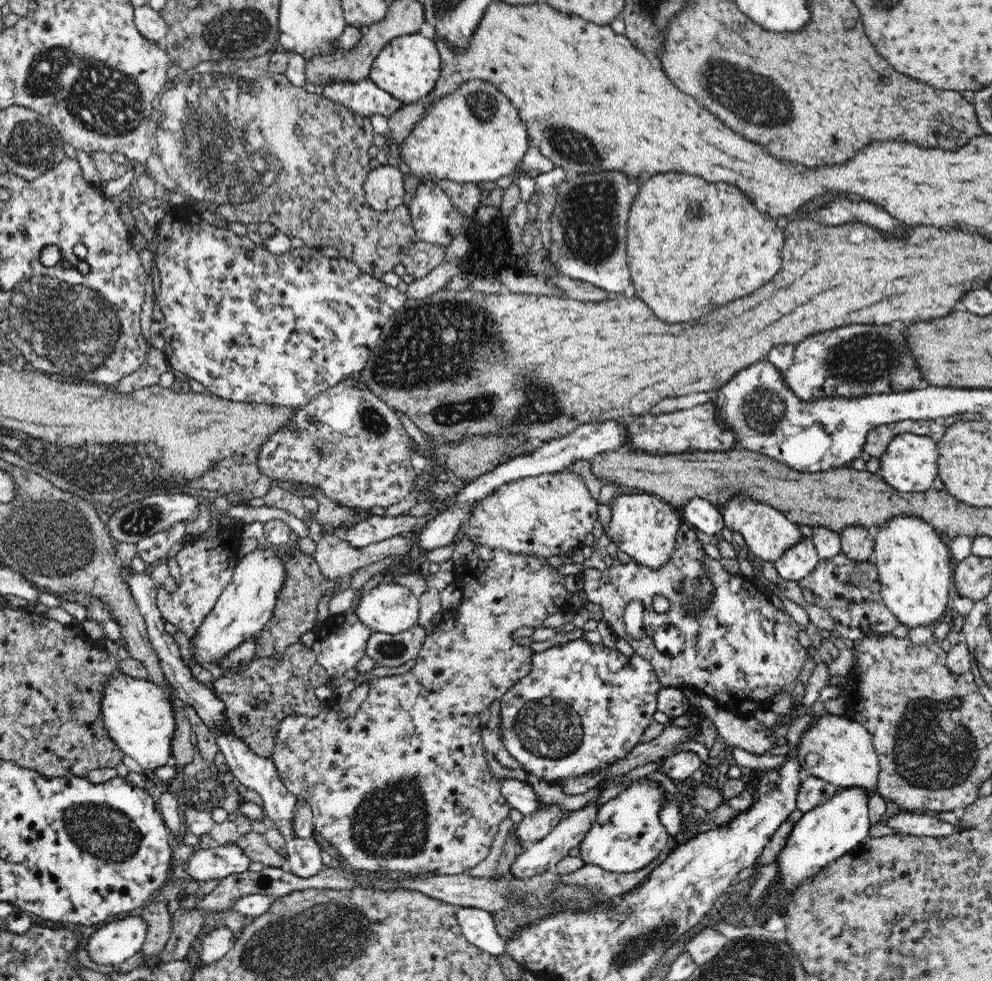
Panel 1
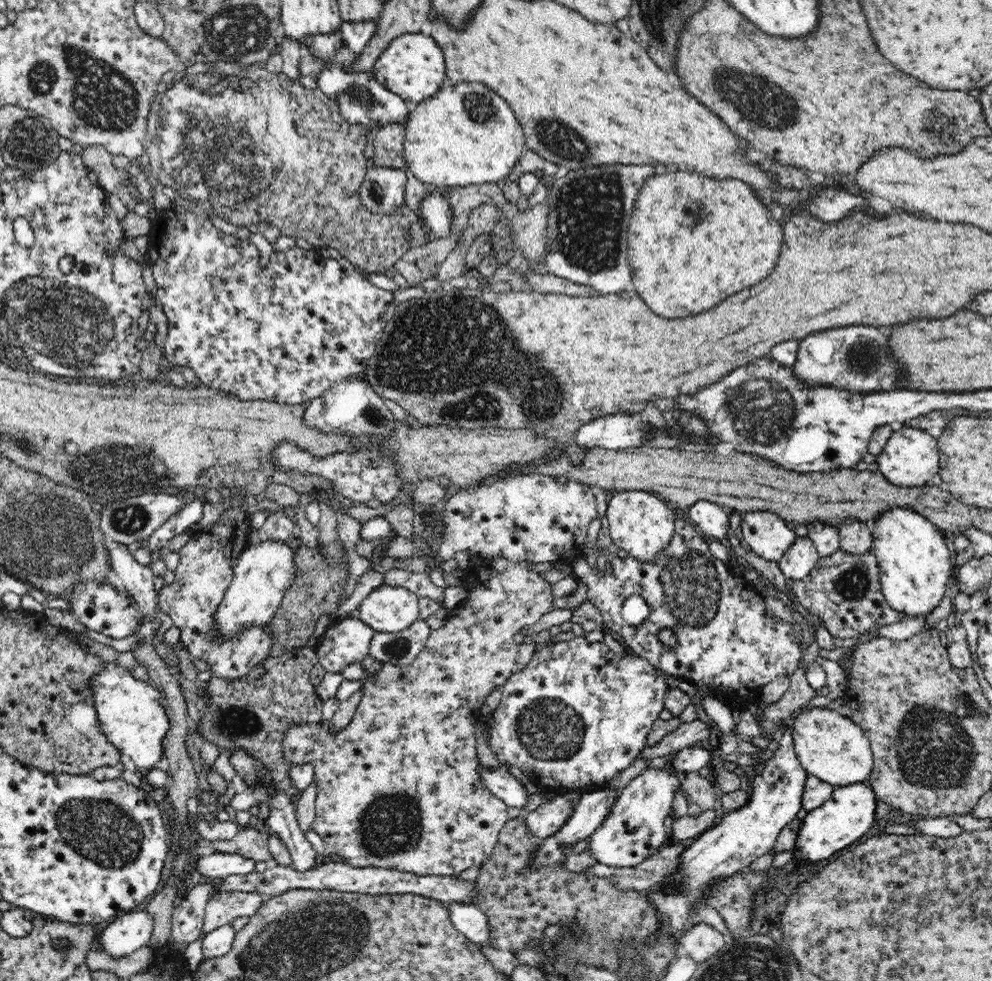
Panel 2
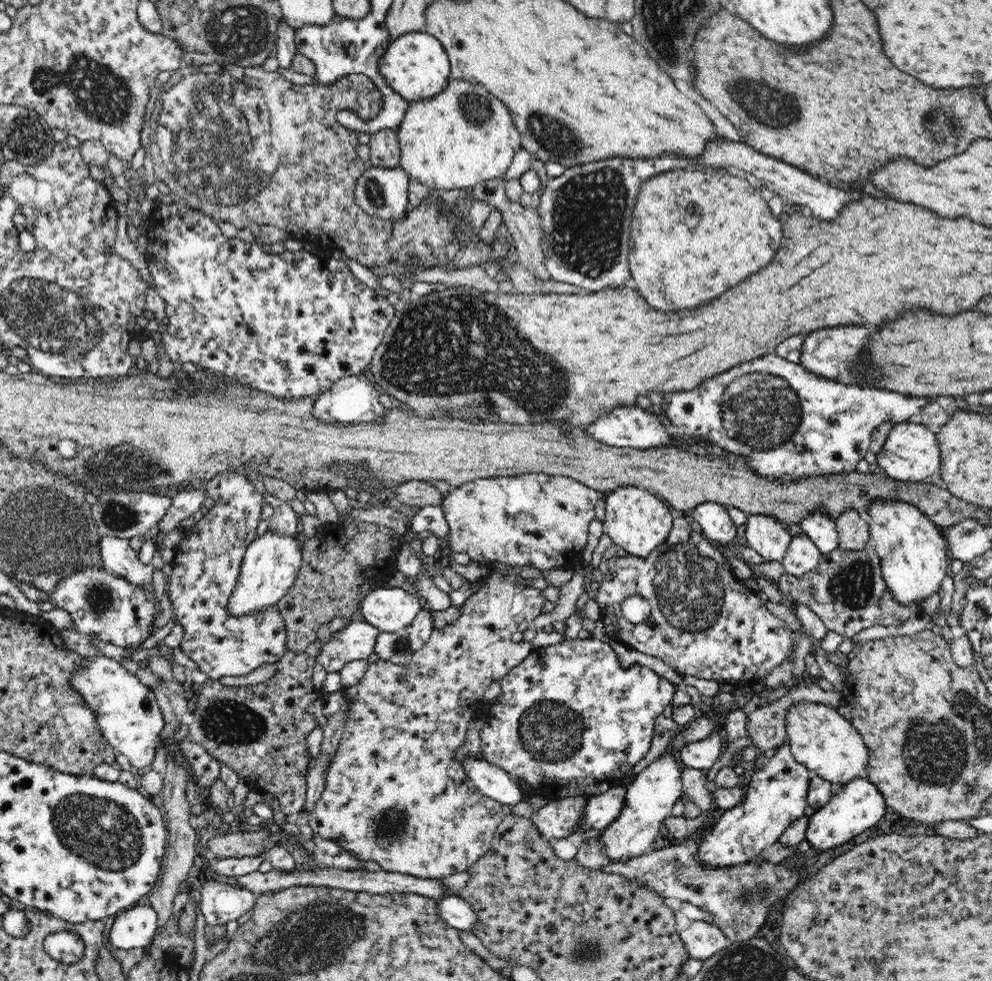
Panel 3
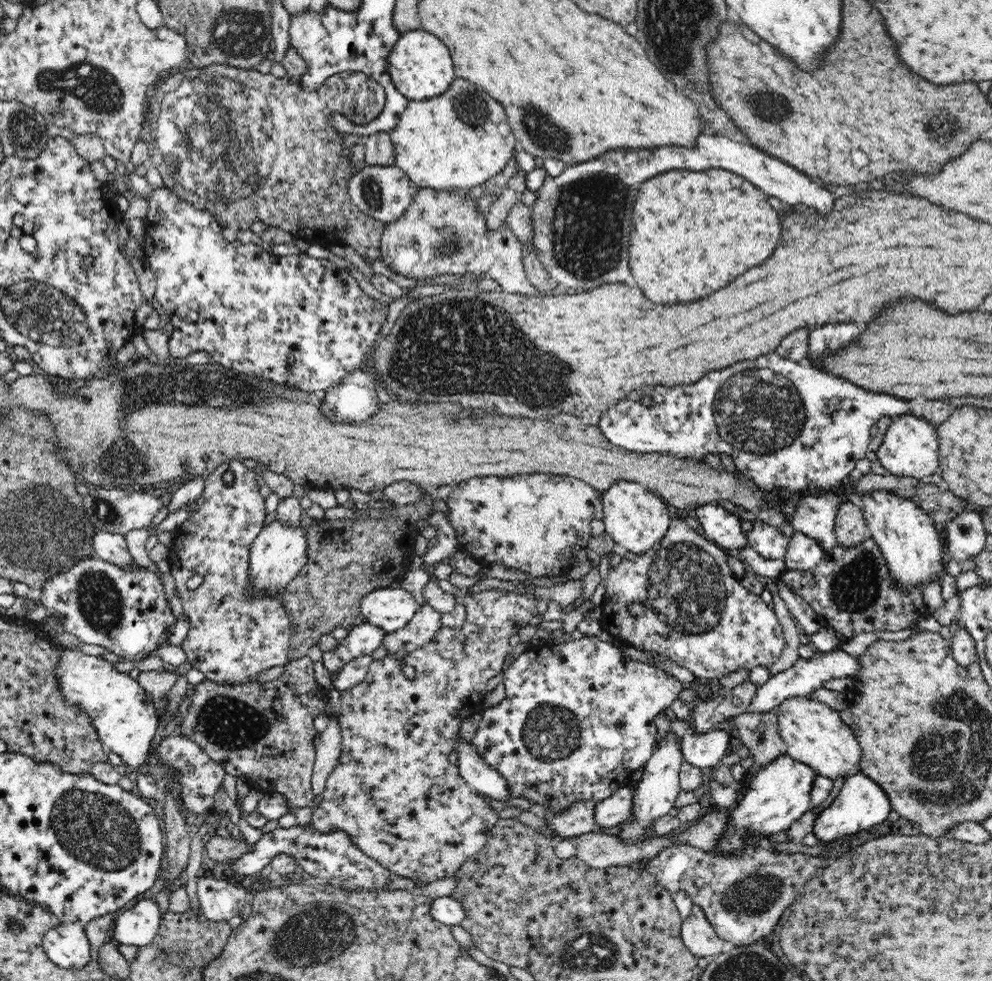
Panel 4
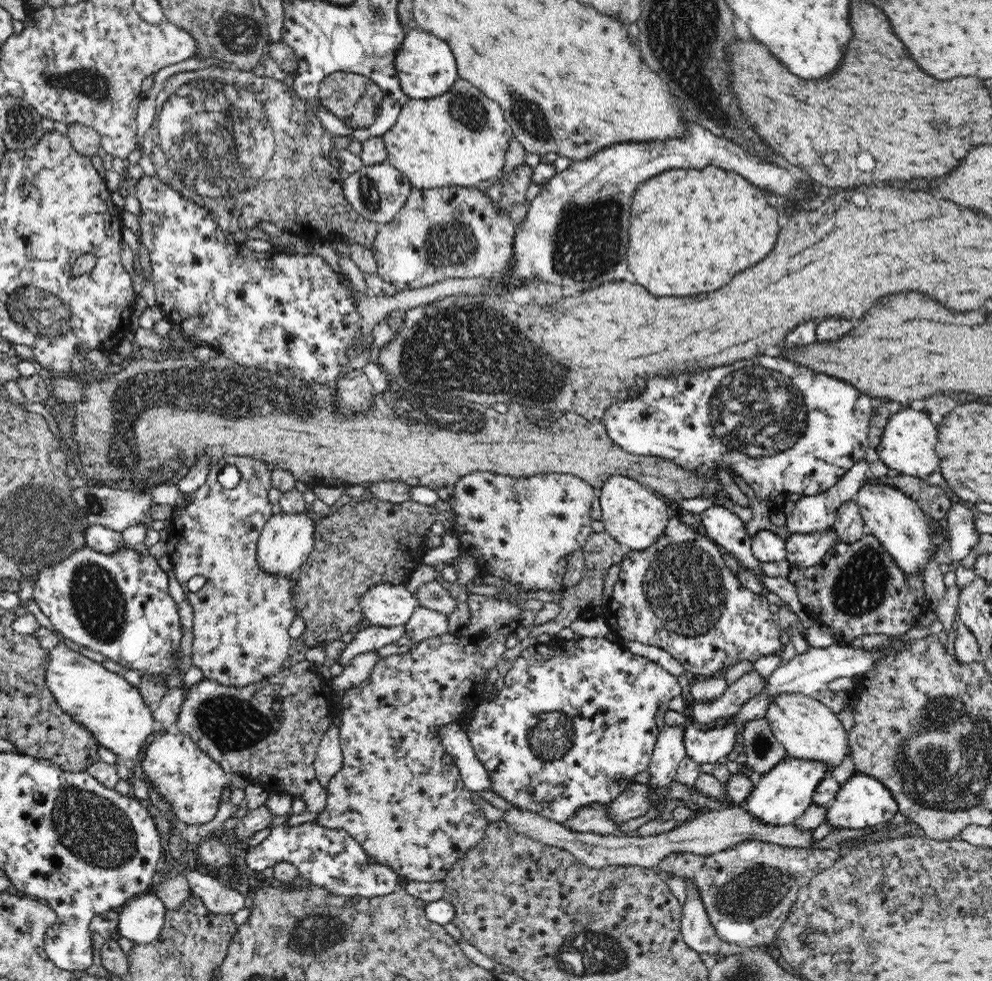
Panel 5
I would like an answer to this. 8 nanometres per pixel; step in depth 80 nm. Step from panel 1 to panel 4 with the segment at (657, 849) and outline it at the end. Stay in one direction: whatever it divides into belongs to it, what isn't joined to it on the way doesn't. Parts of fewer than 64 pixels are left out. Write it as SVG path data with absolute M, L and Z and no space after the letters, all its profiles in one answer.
M670 734L659 744L659 747L652 753L642 770L642 778L633 785L632 792L632 814L620 822L620 832L614 835L624 843L639 845L648 839L648 829L652 829L654 819L668 815L674 808L678 793L681 791L679 772L683 763L681 745L676 741L676 734Z

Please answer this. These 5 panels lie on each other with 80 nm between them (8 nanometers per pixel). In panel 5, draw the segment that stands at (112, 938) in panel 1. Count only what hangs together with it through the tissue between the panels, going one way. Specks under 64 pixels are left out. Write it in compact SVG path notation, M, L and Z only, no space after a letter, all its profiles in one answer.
M153 892L137 896L120 911L117 926L119 936L134 944L156 941L166 925L166 914L162 900Z

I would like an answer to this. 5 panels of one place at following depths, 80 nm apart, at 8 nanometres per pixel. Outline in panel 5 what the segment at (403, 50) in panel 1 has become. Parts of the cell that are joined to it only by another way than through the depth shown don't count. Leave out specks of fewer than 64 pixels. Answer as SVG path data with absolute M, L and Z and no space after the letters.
M416 27L408 28L394 58L396 76L404 94L414 100L430 99L446 94L459 78L456 59L441 38Z

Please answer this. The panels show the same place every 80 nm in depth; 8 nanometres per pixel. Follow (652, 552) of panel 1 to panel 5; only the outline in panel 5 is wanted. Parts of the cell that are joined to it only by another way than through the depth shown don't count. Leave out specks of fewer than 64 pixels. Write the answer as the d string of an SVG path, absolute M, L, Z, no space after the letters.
M622 475L610 477L601 488L600 504L605 531L631 551L646 550L658 542L669 523L668 506L660 495L642 483Z

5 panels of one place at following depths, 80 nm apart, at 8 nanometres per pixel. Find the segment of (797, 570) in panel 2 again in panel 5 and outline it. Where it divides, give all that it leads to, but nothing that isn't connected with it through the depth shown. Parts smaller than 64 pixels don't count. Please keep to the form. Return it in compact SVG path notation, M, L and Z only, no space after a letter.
M834 529L821 533L794 533L786 540L786 560L791 567L817 566L835 544L838 544Z

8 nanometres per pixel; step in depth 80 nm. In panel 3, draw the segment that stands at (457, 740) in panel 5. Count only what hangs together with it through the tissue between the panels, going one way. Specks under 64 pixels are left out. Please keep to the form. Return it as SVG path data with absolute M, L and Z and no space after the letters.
M472 755L465 760L464 766L477 792L488 799L513 807L524 798L525 788L521 782L503 768Z

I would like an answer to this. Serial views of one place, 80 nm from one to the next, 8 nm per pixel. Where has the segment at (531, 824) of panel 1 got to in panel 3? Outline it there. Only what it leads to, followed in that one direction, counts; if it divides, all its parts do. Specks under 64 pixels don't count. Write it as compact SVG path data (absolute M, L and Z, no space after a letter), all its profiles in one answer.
M584 796L551 797L546 805L534 812L531 811L529 818L544 841L553 841L569 837L577 830L584 806Z

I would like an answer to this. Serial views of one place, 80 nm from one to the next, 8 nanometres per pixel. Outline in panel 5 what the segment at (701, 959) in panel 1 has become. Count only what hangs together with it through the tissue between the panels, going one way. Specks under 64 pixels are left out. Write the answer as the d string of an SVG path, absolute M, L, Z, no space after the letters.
M694 885L687 886L687 900L681 915L681 933L686 945L699 955L718 954L723 940L712 926Z

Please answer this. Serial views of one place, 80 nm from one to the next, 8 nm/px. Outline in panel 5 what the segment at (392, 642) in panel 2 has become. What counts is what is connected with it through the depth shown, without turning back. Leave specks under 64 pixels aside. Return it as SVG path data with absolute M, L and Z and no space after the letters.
M418 606L405 625L402 636L409 639L414 646L423 640L444 634L447 630L446 615Z

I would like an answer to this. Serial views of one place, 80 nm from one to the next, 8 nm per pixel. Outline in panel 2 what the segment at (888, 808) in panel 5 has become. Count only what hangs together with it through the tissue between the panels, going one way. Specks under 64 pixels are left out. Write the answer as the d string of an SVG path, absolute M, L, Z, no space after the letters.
M854 783L837 787L830 800L826 800L822 806L814 810L807 811L800 824L801 830L798 832L796 842L792 846L791 861L795 867L828 860L836 852L860 840L875 825L876 800L876 795L869 784Z

